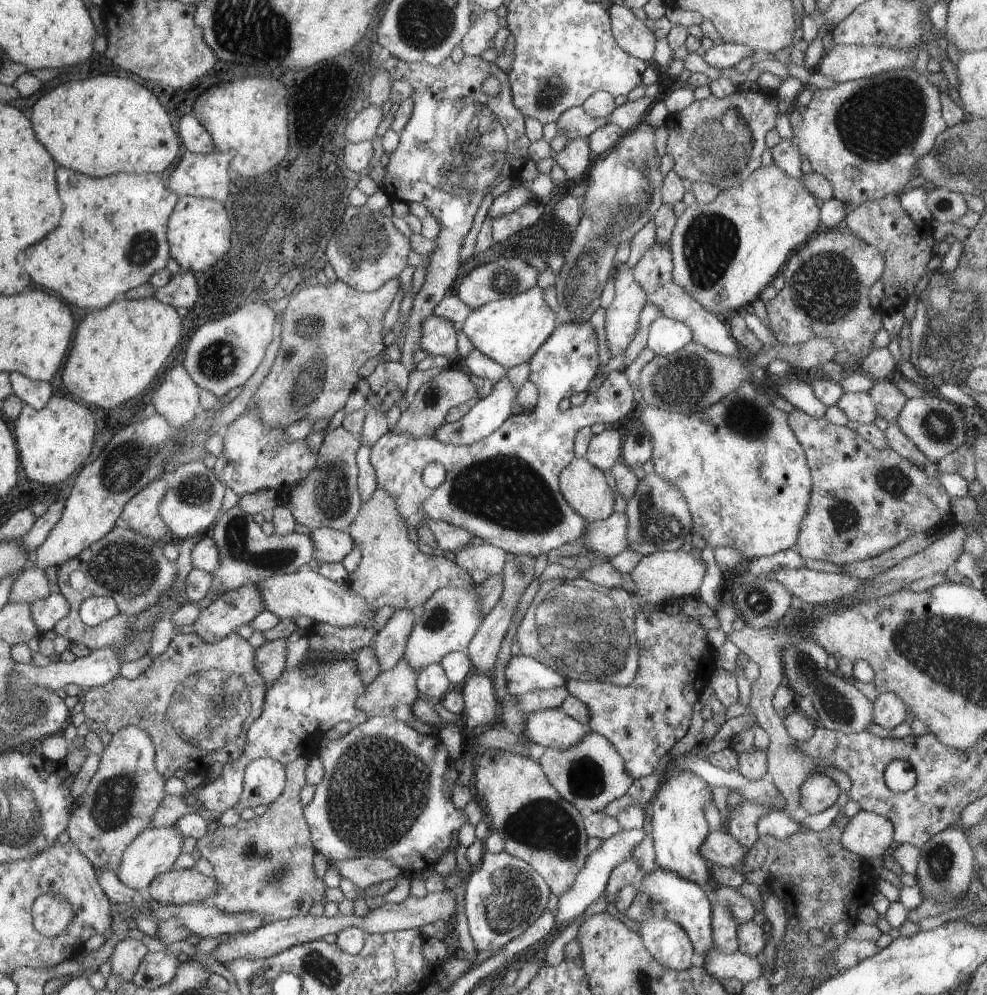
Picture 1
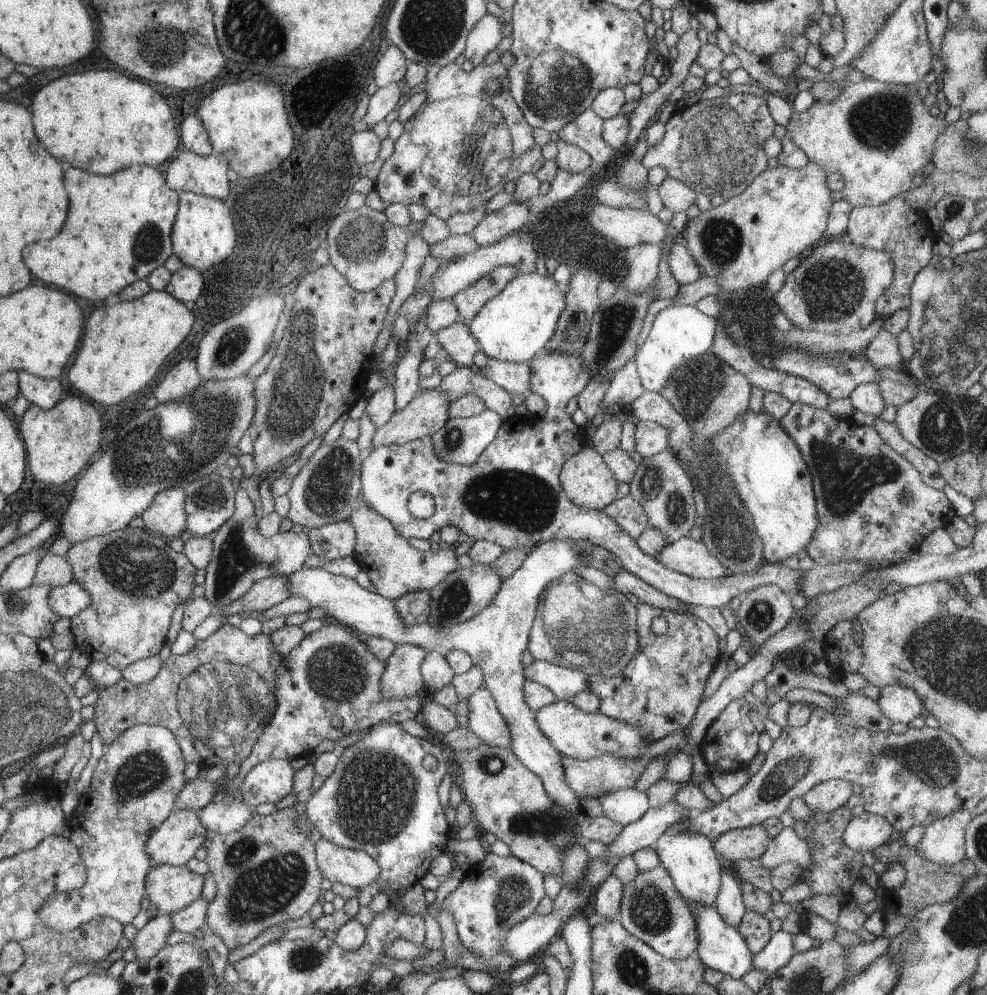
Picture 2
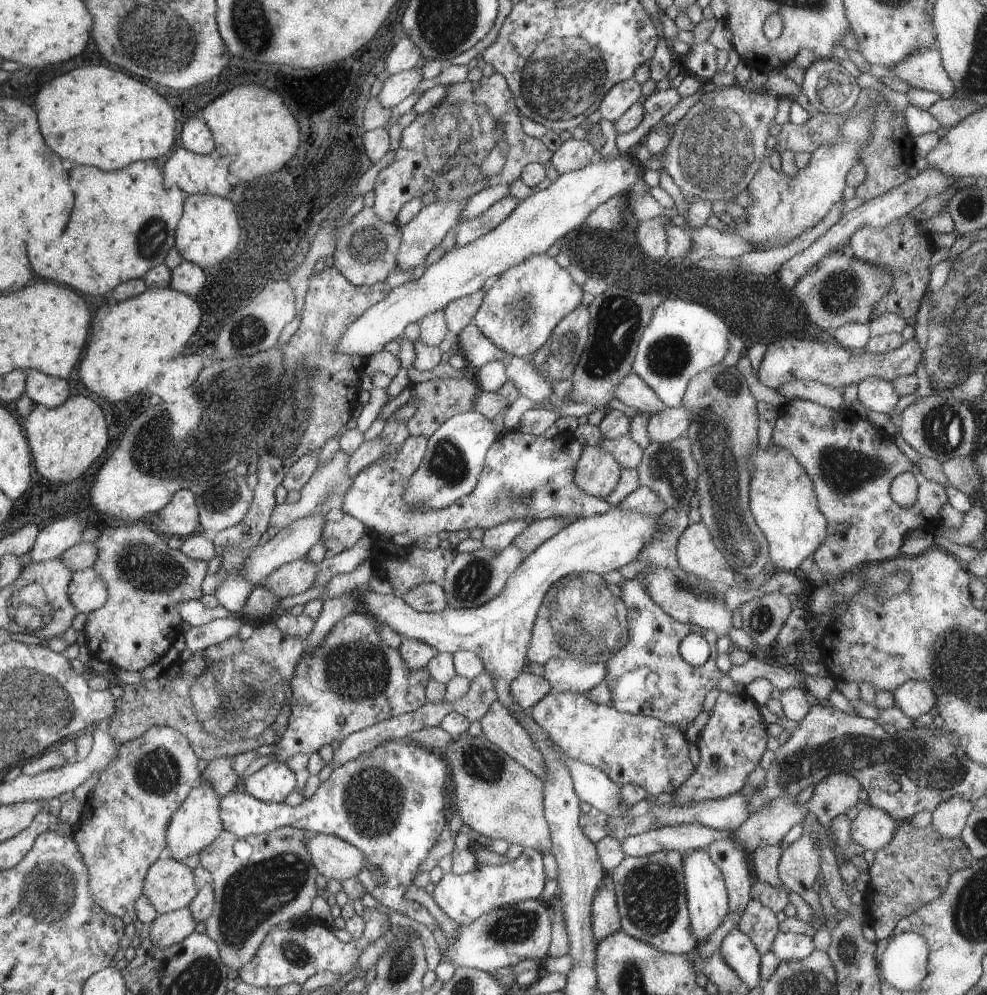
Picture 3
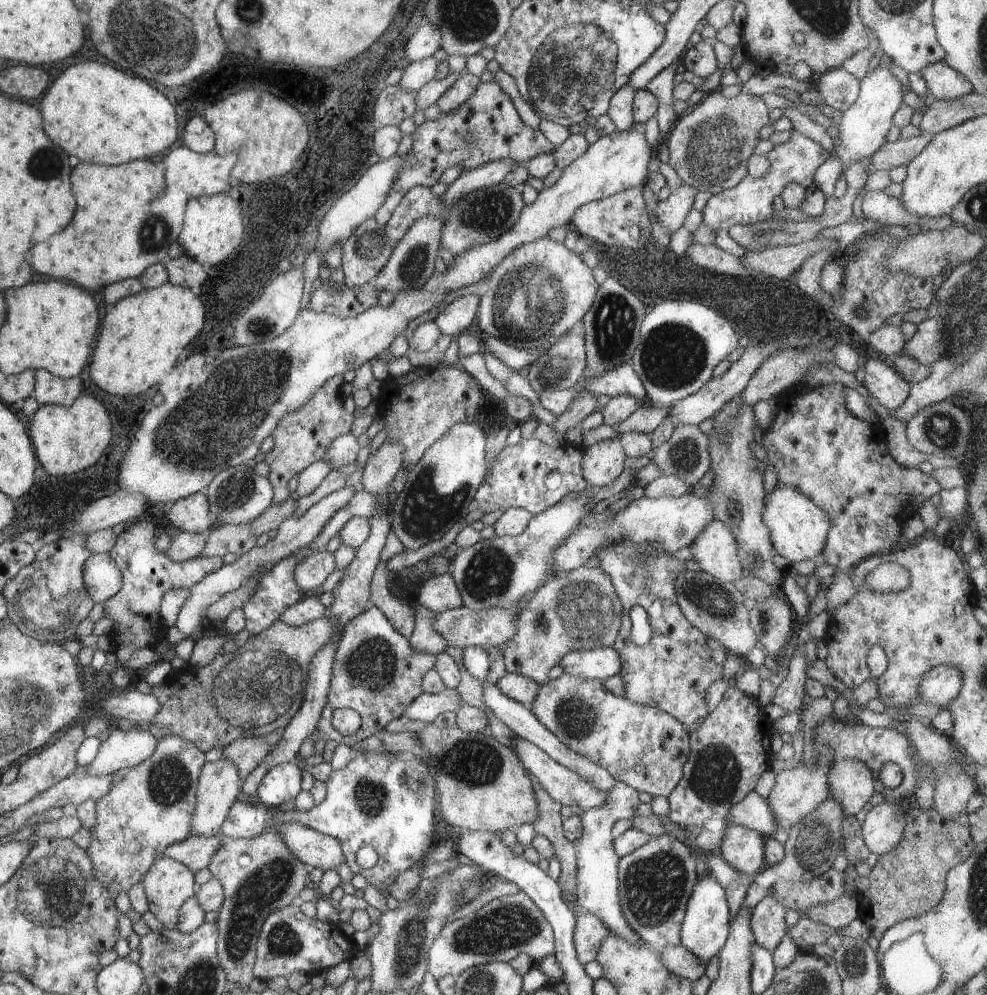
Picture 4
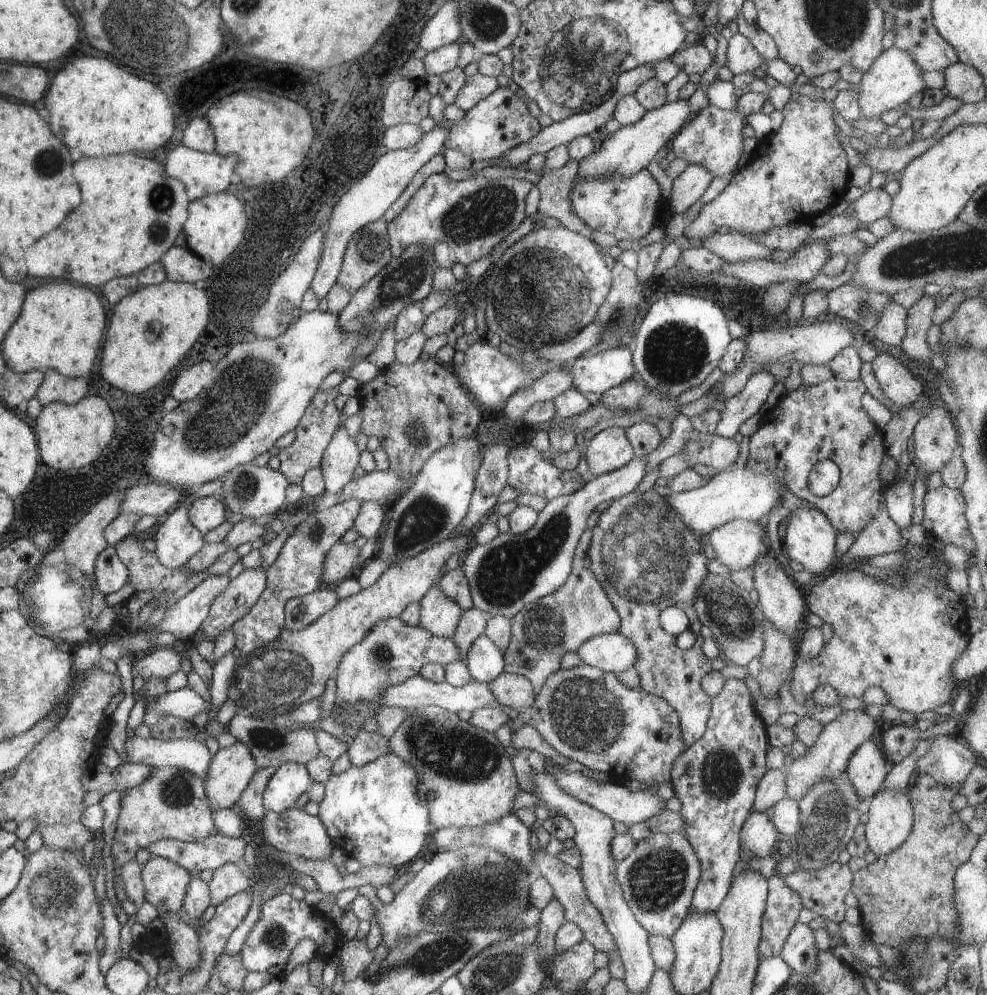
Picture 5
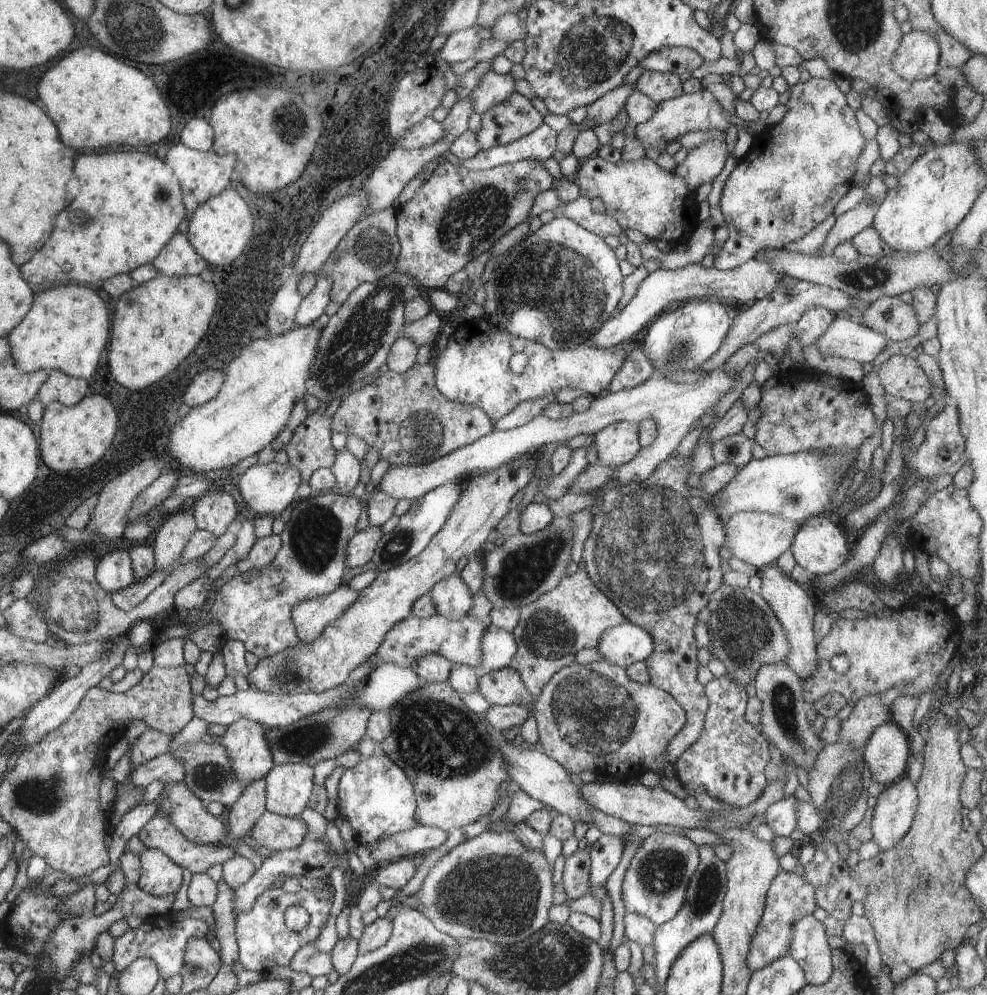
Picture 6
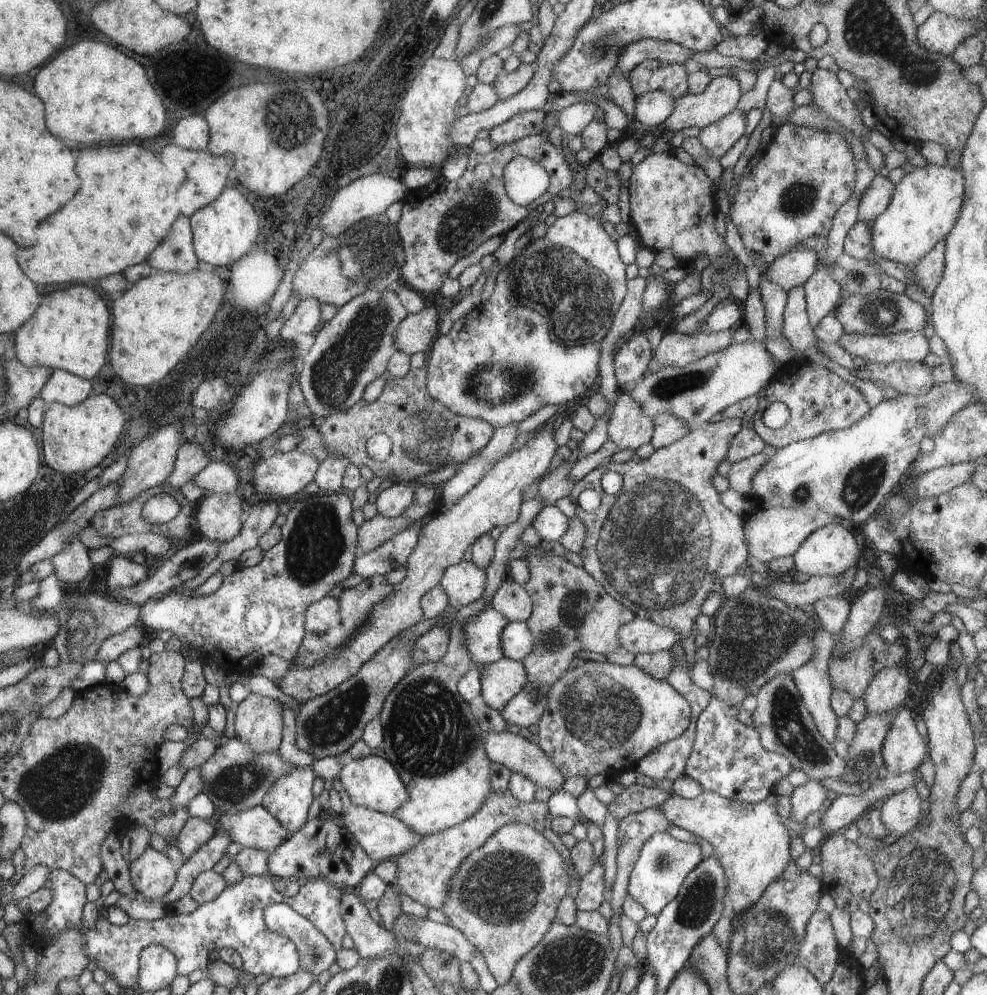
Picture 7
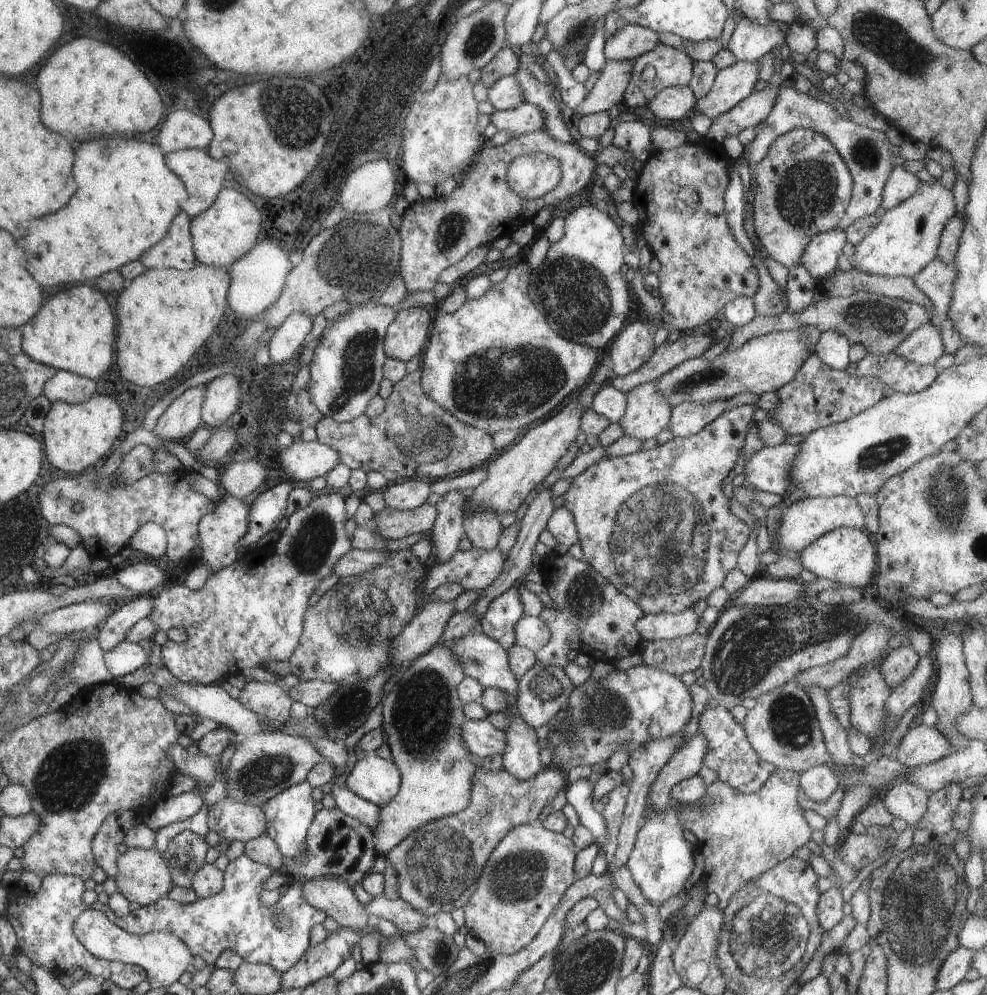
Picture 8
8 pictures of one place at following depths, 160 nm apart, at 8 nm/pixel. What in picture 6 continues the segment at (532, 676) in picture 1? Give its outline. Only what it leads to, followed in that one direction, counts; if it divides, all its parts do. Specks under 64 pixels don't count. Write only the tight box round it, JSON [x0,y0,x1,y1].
[596,620,653,669]

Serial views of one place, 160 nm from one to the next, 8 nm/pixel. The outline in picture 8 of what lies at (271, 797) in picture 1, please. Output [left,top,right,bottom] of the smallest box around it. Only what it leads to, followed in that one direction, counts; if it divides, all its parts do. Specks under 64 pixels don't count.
[260,779,316,857]

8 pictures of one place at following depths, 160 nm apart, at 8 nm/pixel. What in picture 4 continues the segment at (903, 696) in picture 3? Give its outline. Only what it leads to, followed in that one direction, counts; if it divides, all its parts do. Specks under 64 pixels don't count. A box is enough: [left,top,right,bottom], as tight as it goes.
[919,664,964,708]

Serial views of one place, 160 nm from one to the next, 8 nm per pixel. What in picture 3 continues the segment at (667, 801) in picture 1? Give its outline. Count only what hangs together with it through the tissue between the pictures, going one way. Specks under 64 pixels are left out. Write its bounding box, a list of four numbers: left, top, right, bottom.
[682,849,730,944]

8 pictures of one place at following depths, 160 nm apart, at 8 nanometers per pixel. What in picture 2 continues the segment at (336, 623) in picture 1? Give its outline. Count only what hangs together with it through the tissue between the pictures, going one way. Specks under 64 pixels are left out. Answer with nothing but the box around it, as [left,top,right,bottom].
[289,539,599,890]

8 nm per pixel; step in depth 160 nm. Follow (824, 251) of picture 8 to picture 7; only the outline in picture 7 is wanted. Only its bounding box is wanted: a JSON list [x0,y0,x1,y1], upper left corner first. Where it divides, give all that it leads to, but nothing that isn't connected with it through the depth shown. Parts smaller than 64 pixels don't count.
[761,249,820,294]

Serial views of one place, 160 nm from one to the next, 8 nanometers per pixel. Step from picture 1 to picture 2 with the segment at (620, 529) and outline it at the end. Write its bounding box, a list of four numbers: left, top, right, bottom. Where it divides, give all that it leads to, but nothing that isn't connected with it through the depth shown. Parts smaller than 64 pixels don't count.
[603,496,648,540]

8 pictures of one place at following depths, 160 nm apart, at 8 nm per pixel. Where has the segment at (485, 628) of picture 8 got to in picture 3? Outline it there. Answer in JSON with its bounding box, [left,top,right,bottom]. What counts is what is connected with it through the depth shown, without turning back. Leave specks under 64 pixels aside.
[271,610,431,764]

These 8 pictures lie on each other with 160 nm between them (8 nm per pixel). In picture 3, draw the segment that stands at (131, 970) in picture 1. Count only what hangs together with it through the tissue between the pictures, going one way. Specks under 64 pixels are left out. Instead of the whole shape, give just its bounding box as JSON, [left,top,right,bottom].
[148,908,196,948]

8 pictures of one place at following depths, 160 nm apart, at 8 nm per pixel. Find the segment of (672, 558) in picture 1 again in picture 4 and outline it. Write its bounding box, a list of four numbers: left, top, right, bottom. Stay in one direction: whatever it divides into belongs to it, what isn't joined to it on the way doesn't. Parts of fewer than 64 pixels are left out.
[690,520,745,583]

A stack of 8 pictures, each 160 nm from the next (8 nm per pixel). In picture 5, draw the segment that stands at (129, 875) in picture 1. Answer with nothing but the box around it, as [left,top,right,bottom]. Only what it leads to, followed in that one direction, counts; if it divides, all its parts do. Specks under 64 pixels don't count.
[206,740,260,812]

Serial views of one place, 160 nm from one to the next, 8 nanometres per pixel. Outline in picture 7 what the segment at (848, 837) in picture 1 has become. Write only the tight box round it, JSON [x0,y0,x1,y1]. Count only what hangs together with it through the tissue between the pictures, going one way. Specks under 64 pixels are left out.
[878,787,925,836]

